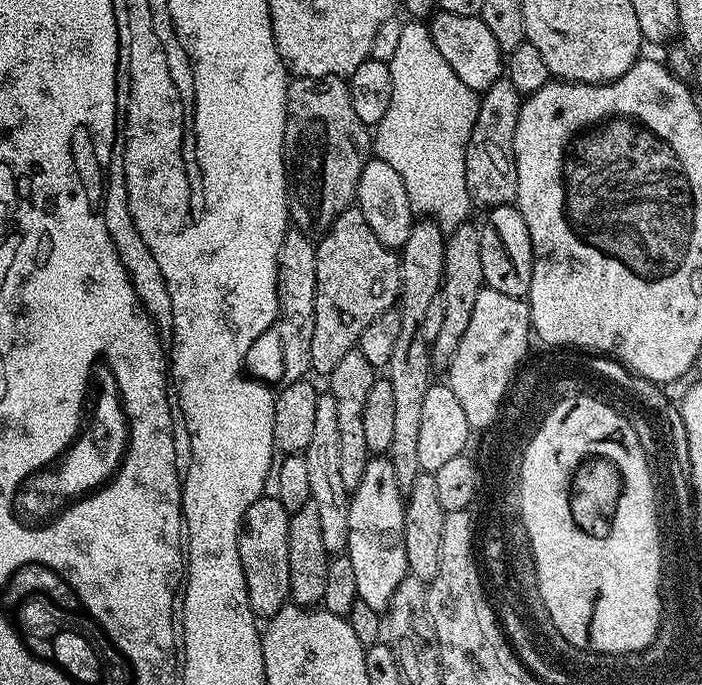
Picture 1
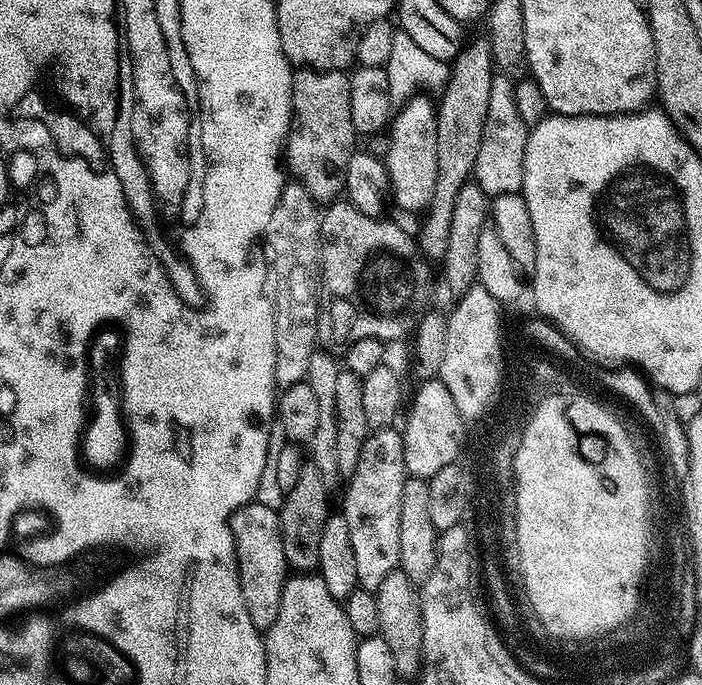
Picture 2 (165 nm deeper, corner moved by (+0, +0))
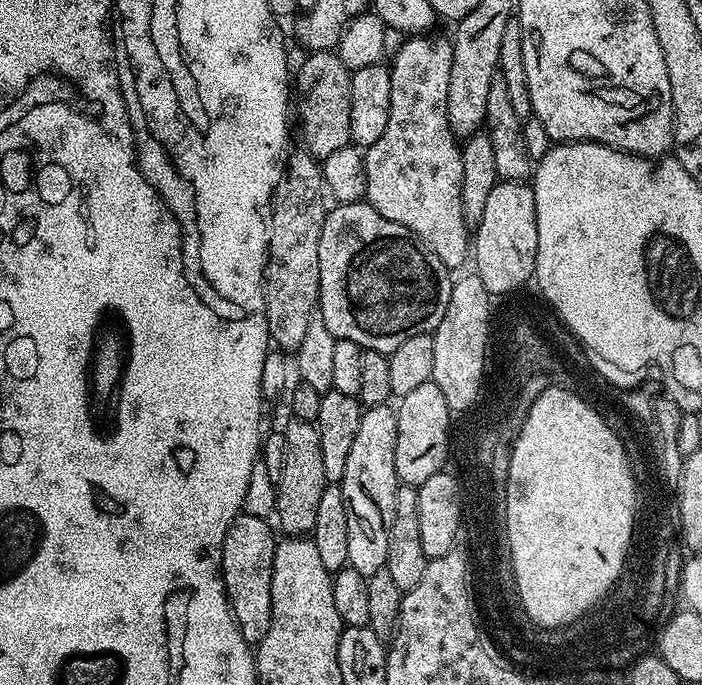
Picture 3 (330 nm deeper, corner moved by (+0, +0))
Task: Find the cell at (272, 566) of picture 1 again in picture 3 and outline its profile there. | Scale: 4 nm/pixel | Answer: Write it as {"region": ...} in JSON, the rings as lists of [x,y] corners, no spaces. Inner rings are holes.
{"region":[[[247,514],[235,516],[232,520],[232,524],[226,530],[226,538],[224,539],[224,545],[222,546],[222,566],[220,567],[220,574],[224,578],[224,589],[228,595],[228,605],[232,607],[232,617],[236,620],[236,625],[242,634],[242,638],[250,646],[259,645],[260,640],[266,638],[266,630],[270,630],[270,622],[272,621],[272,595],[270,594],[270,586],[272,585],[272,575],[274,574],[274,550],[276,549],[278,536],[274,531],[274,528],[274,533],[272,533],[272,528],[268,523],[269,521],[263,516],[250,516]]]}

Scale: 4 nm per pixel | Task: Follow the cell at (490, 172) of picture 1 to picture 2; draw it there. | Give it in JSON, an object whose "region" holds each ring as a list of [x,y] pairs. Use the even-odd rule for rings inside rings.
{"region":[[[493,75],[490,86],[490,107],[486,110],[486,126],[482,130],[482,146],[478,149],[478,162],[474,162],[474,182],[488,197],[514,194],[524,186],[526,142],[530,125],[518,115],[516,84],[509,76]]]}

